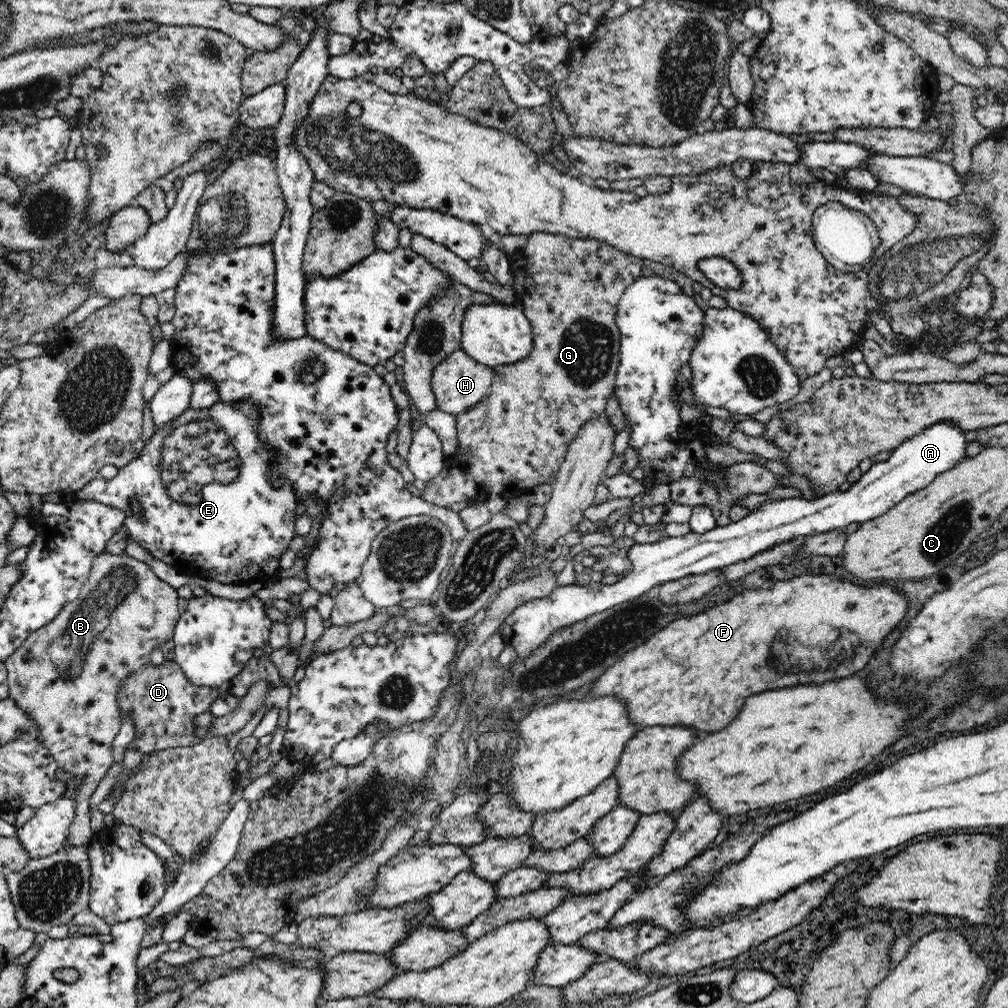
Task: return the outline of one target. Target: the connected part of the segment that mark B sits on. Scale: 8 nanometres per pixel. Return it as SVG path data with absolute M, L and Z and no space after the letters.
M104 552L94 558L78 598L66 604L49 624L32 632L4 662L8 672L9 697L36 721L44 736L44 746L57 766L64 769L66 779L70 776L83 778L77 792L75 817L67 834L72 847L88 844L94 834L88 801L104 774L114 764L113 742L123 718L119 693L126 684L124 681L148 666L153 651L173 641L174 630L181 616L179 598L176 589L156 577L148 564L126 555Z

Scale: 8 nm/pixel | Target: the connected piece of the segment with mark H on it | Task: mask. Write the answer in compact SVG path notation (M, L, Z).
M461 348L446 357L433 372L431 387L438 401L438 409L451 415L459 415L478 406L490 394L495 372L476 362Z

